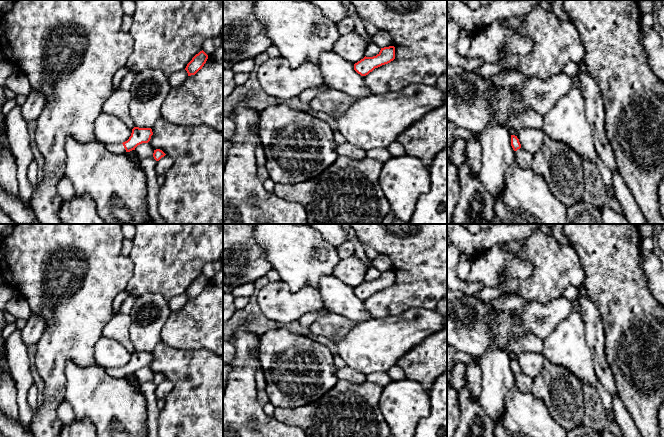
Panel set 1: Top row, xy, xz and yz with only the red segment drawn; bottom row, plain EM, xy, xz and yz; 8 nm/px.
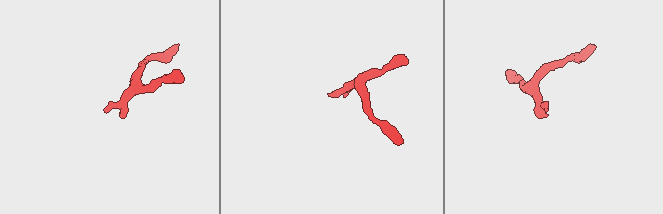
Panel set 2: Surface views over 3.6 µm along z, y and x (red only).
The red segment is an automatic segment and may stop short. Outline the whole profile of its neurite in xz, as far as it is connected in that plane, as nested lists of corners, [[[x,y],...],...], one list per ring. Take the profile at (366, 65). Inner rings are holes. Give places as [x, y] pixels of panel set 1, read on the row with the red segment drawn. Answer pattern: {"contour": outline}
{"contour": [[[395,47],[381,48],[380,52],[373,57],[364,57],[354,64],[354,70],[361,76],[366,76],[375,68],[388,64],[395,59]]]}

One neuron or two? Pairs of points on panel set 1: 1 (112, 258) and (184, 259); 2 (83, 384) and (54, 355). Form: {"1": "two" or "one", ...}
{"1": "two", "2": "two"}

